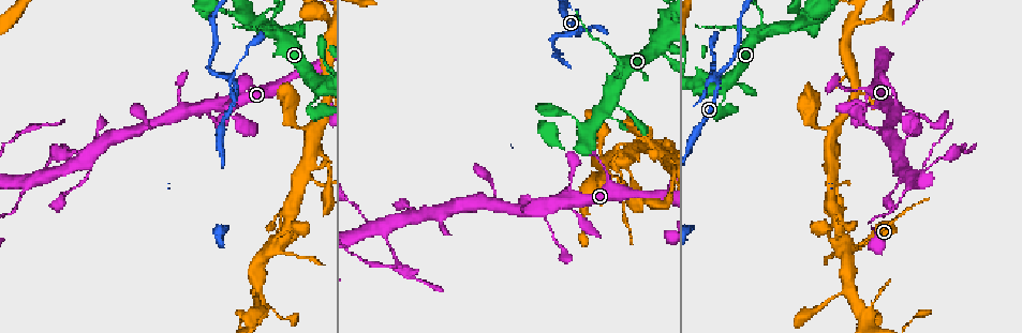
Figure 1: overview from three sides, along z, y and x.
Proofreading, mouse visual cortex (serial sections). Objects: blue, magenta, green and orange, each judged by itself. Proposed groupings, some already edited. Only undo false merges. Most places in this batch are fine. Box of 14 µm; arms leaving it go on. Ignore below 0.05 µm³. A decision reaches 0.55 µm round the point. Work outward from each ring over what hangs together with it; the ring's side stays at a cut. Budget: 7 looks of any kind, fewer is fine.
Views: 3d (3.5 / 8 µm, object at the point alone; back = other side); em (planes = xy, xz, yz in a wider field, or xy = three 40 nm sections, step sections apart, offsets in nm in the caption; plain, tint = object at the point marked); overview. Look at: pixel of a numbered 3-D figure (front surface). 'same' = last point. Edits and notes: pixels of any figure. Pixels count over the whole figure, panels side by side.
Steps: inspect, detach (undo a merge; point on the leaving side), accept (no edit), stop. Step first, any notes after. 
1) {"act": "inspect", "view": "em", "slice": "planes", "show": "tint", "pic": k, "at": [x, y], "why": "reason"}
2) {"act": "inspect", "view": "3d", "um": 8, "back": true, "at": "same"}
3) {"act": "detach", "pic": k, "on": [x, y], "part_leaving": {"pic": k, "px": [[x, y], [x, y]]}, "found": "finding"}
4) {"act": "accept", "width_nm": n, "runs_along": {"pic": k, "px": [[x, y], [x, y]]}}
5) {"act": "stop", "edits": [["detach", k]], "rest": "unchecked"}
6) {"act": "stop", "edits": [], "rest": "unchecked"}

{"act": "inspect", "view": "3d", "um": 3.5, "pic": 1, "at": [718, 79], "why": "thin neck"}

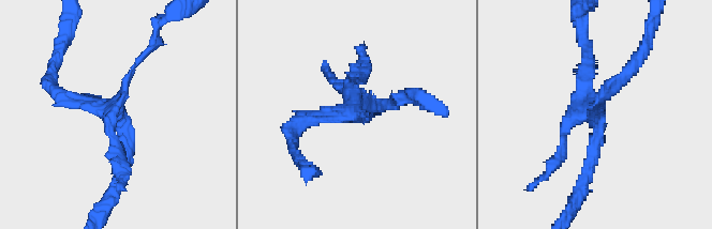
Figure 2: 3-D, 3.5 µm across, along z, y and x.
{"act": "inspect", "view": "em", "slice": "xy", "step": 5, "show": "tint", "pic": 2, "at": [111, 111]}

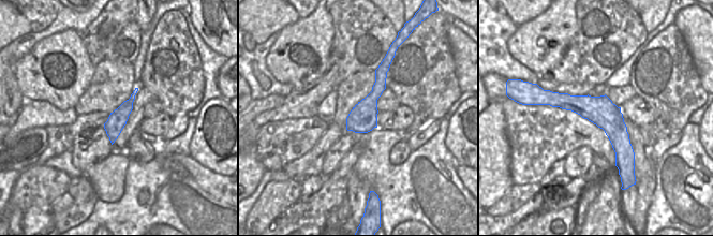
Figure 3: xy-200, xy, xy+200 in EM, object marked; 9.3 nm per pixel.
{"act": "accept", "runs_along": {"pic": 3, "px": [[550, 97], [591, 107], [632, 156]]}, "found": "all the same cell"}

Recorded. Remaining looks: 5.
{"act": "inspect", "view": "3d", "um": 8, "pic": 1, "at": [643, 137], "why": "narrows sharply"}

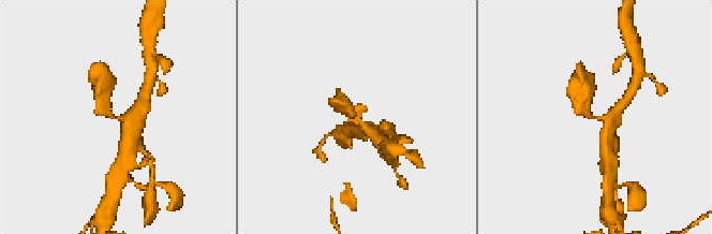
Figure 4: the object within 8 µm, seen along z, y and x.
{"act": "inspect", "view": "3d", "um": 3.5, "pic": 4, "at": [116, 116]}

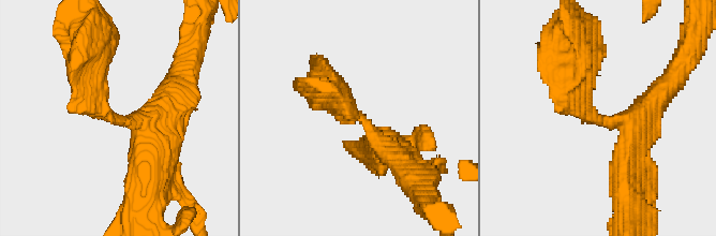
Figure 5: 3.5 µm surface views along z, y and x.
{"act": "inspect", "view": "em", "slice": "xy", "step": 2, "show": "tint", "pic": 5, "at": [595, 120], "arm_widths_nm": [300, 400]}

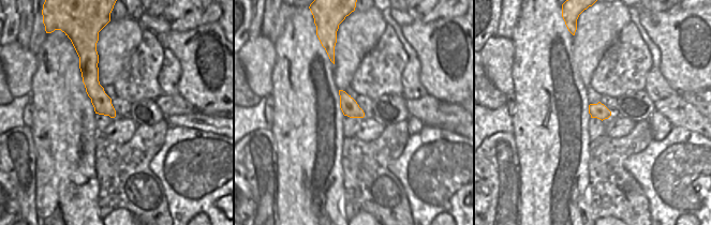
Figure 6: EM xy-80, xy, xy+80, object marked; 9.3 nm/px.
{"act": "accept", "runs_along": {"pic": 5, "px": [[157, 145], [94, 99], [91, 59]]}, "found": "all the same cell"}

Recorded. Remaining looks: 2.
{"act": "inspect", "view": "3d", "um": 8, "pic": 1, "at": [91, 163], "why": "four-way junction"}

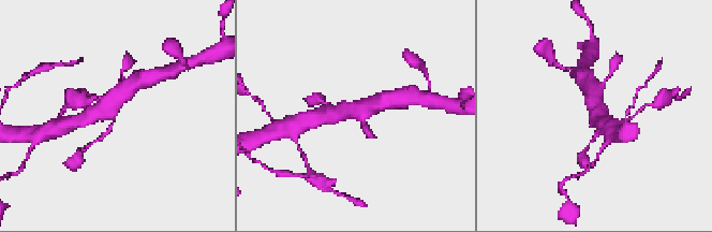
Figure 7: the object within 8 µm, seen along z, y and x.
{"act": "inspect", "view": "3d", "um": 3.5, "pic": 7, "at": [113, 110]}

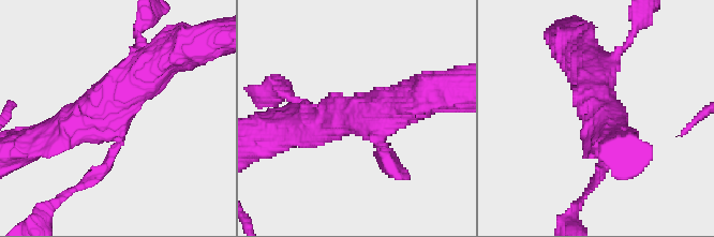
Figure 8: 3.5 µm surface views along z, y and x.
{"act": "accept", "arm_widths_nm": [150, 200, 450, 600], "found": "one cell here"}

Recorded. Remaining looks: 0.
{"act": "stop", "edits": [], "rest": "unchecked"}

